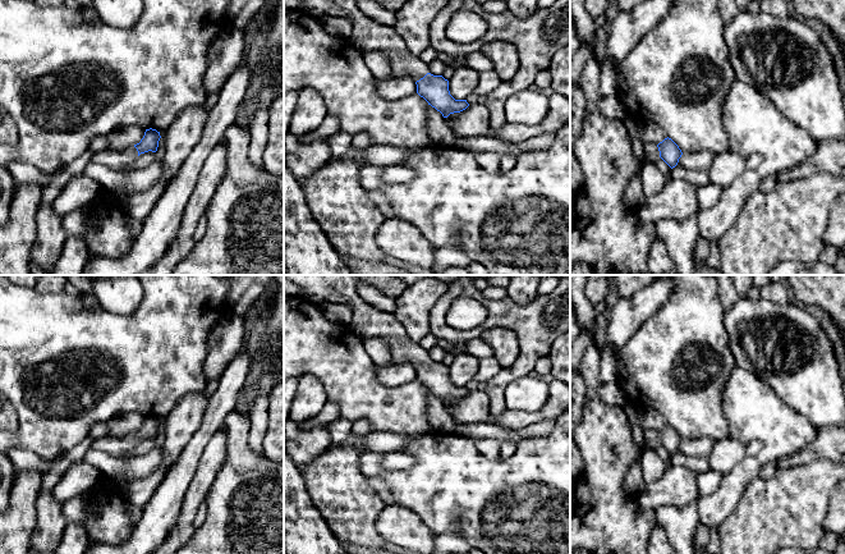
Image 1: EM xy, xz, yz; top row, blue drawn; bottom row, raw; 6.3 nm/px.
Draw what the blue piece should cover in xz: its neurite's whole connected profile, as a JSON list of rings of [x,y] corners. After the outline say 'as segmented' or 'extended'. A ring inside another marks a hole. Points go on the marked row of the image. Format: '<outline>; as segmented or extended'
[[[302,0],[307,5],[306,13],[314,18],[340,17],[349,19],[353,31],[348,41],[359,51],[382,51],[390,64],[391,78],[412,77],[417,84],[417,93],[423,97],[428,105],[435,107],[447,118],[450,114],[465,110],[469,104],[467,100],[455,100],[449,91],[449,81],[442,75],[433,75],[427,72],[427,64],[408,51],[407,44],[394,27],[384,26],[366,15],[358,6],[357,0]]]; extended

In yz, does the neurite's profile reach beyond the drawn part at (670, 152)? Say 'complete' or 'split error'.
split error

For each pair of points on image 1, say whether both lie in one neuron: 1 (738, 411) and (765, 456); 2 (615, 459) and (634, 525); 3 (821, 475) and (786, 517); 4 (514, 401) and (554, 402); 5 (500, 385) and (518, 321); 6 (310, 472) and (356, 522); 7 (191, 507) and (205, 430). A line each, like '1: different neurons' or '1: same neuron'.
1: same neuron
2: same neuron
3: same neuron
4: different neurons
5: same neuron
6: same neuron
7: different neurons

